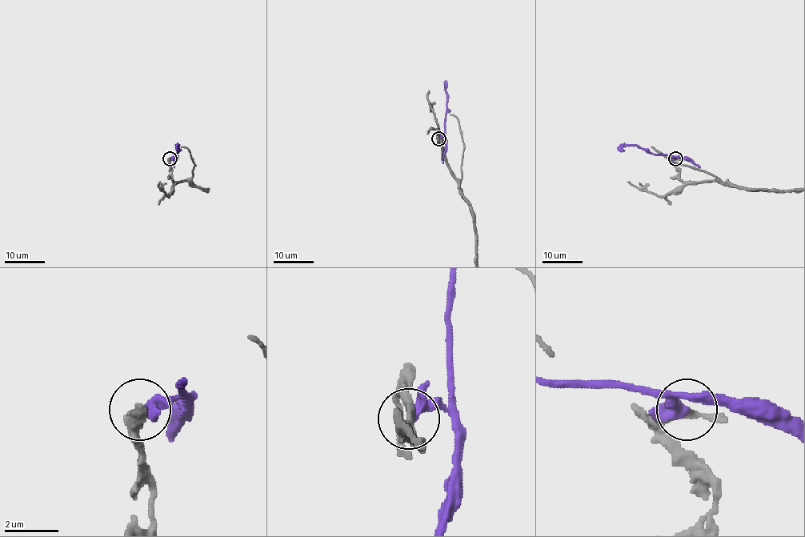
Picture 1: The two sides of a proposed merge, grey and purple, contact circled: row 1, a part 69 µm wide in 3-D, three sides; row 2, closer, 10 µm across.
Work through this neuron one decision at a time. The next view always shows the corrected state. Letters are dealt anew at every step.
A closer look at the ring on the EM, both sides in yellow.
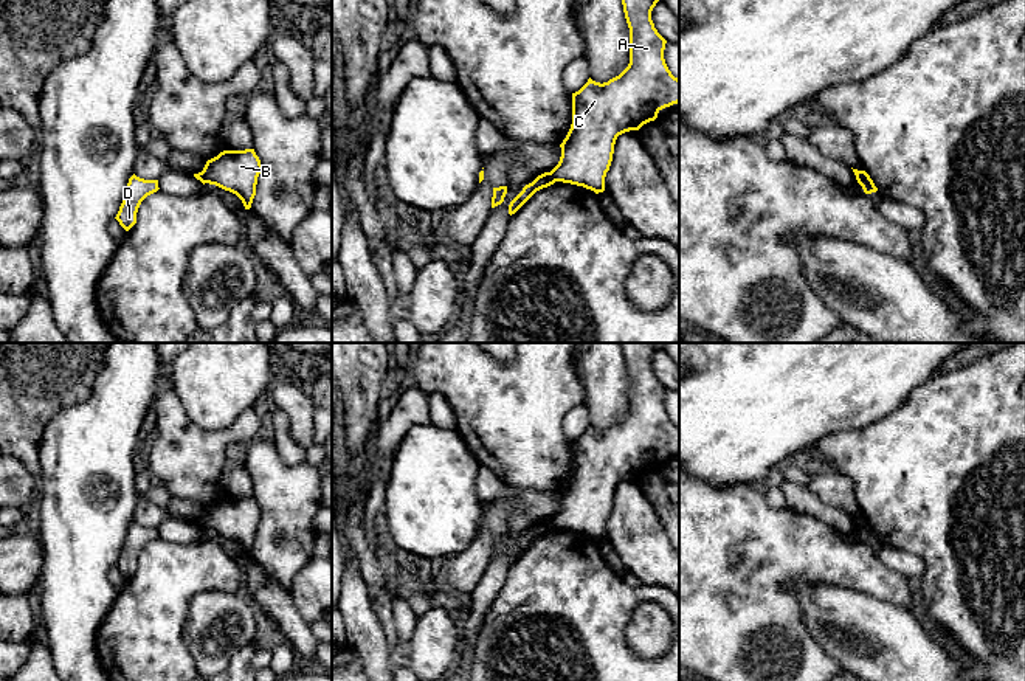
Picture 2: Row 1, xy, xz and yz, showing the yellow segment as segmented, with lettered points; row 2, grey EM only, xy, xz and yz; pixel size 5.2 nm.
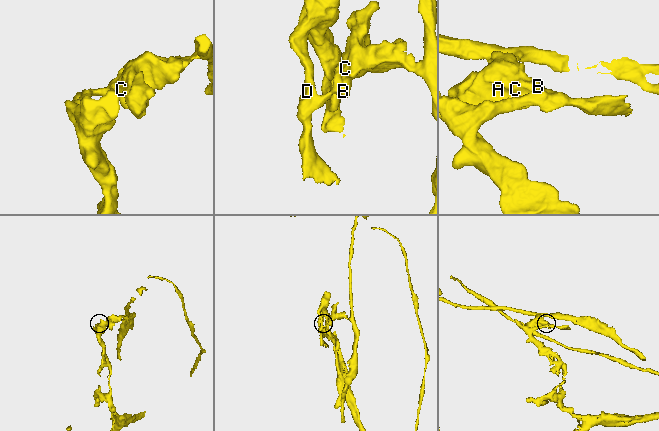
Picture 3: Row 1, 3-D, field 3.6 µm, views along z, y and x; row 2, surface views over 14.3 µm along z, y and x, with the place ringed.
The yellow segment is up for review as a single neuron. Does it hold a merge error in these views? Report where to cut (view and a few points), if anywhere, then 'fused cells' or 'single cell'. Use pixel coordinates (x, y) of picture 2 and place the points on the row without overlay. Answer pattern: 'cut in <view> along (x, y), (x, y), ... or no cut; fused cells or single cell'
cut in xz along (548, 520), (557, 528); fused cells

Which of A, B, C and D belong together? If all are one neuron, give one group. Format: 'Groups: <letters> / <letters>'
Groups: A B C / D

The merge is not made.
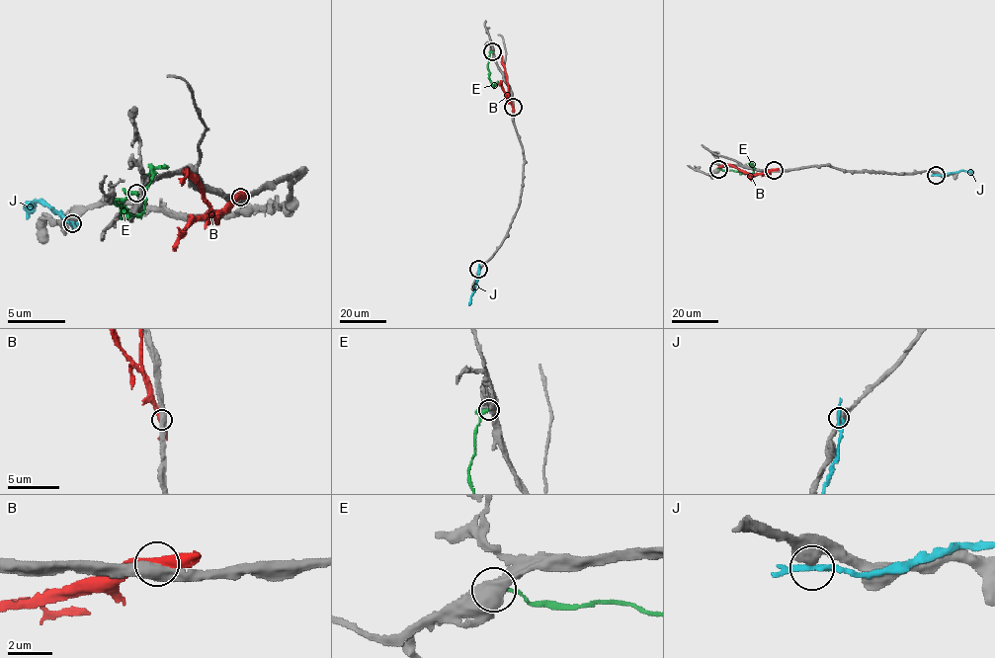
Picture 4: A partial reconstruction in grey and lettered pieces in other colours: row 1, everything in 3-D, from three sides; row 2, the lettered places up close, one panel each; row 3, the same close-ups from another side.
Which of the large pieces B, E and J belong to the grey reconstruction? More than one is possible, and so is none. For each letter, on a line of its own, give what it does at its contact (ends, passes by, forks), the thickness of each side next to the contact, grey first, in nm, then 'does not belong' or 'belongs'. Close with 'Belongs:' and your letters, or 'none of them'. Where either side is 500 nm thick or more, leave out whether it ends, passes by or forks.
B: 500/420 nm | does not belong
E: 550/200 nm | belongs
J: 700/150 nm | does not belong
Belongs: E

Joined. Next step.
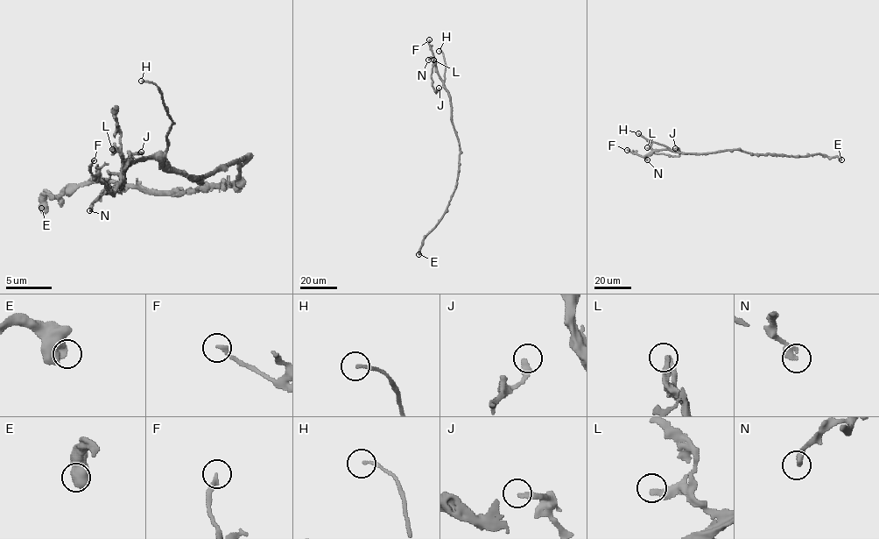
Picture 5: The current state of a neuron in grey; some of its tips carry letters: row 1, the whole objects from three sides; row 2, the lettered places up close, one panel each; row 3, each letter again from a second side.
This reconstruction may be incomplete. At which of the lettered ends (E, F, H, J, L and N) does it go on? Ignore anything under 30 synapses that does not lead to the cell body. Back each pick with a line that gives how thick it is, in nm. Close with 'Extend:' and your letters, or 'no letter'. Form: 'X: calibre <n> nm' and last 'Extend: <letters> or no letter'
F: calibre 160 nm
H: calibre 140 nm
Extend: F, H

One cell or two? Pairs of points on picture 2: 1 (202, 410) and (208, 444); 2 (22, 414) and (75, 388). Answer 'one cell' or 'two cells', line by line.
1: two cells
2: one cell

